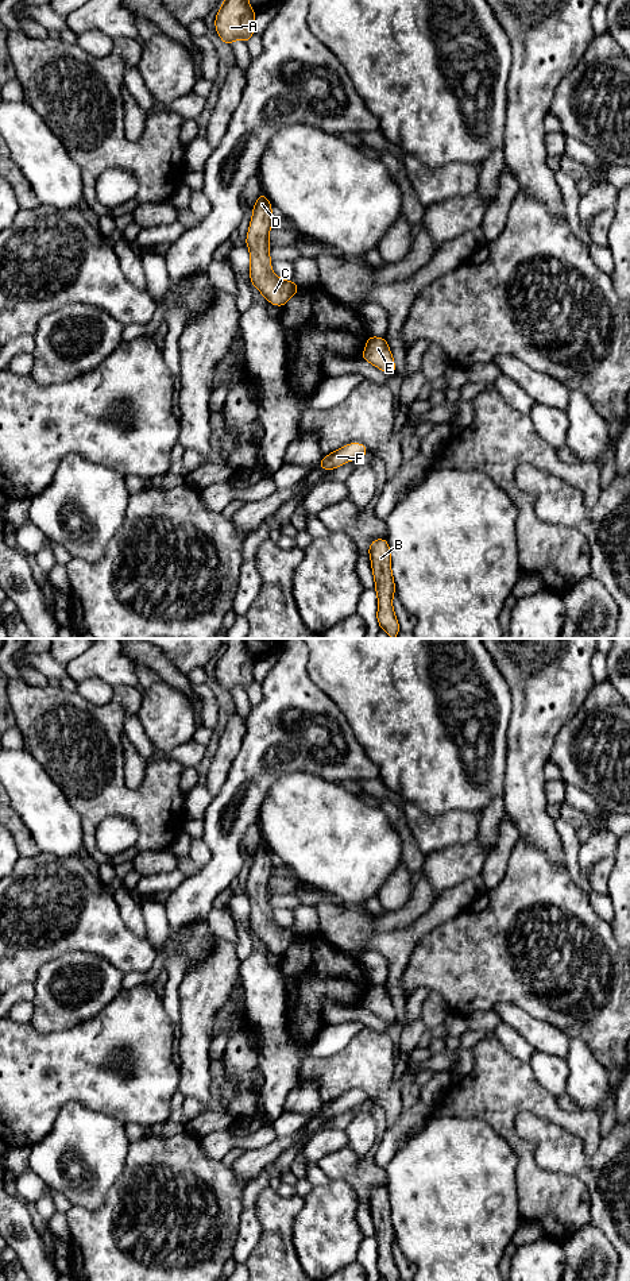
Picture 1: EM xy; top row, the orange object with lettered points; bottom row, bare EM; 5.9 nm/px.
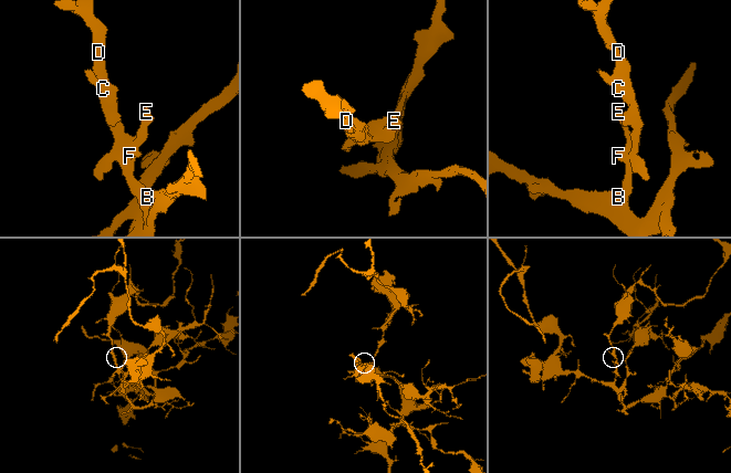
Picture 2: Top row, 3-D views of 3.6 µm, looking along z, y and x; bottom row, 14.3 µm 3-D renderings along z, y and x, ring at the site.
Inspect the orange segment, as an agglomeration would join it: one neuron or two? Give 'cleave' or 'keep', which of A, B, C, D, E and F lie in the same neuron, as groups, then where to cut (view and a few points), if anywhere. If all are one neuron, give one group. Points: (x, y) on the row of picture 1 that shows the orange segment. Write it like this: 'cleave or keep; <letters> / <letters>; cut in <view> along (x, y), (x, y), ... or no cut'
keep; A B C D E F; no cut

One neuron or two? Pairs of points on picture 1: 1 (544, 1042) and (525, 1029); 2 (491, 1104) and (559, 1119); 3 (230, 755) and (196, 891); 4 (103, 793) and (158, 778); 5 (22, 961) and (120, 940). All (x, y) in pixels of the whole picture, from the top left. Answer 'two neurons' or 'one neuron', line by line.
1: one neuron
2: one neuron
3: two neurons
4: one neuron
5: one neuron

